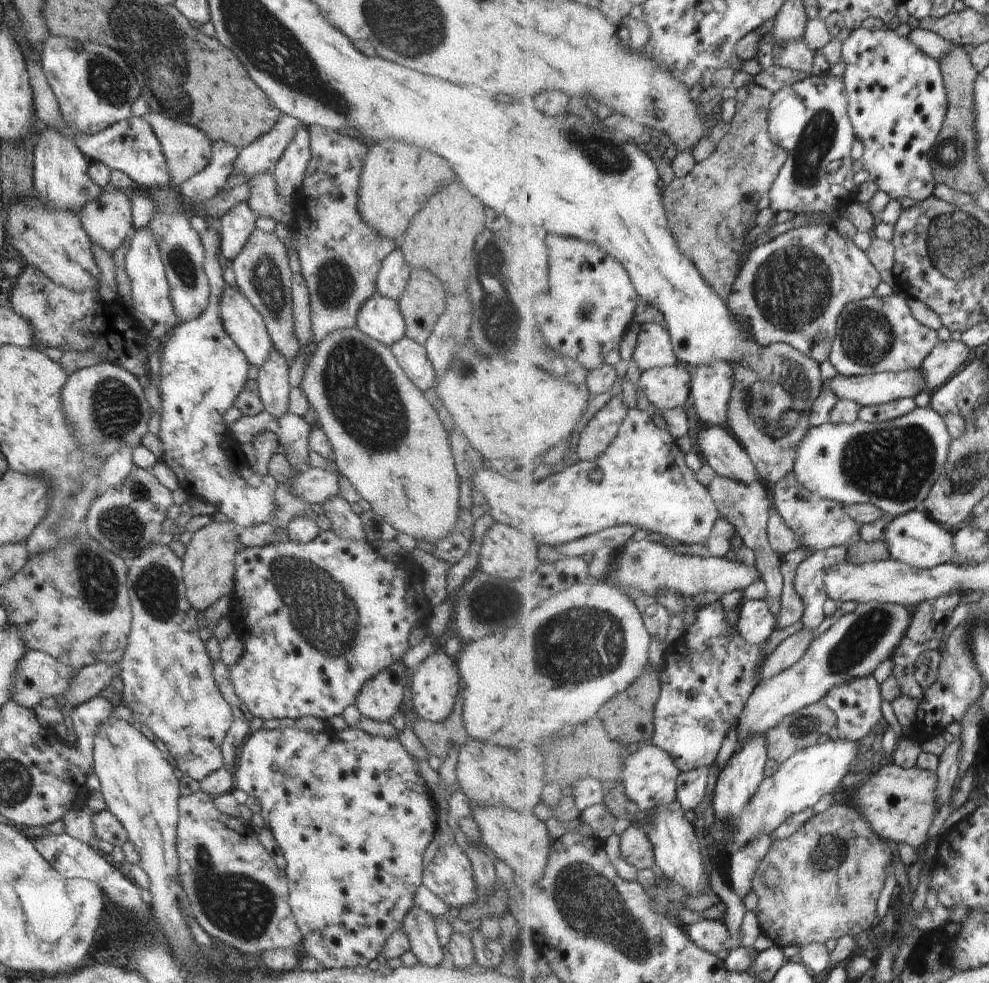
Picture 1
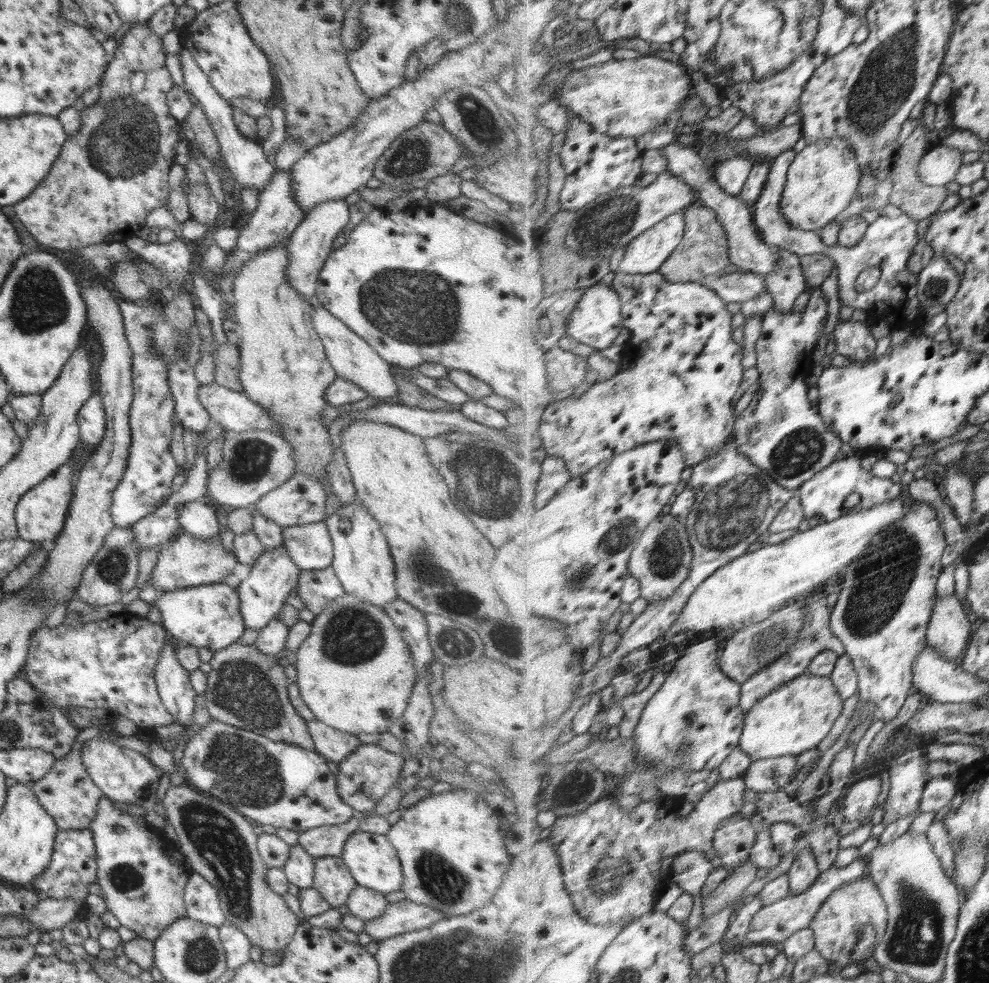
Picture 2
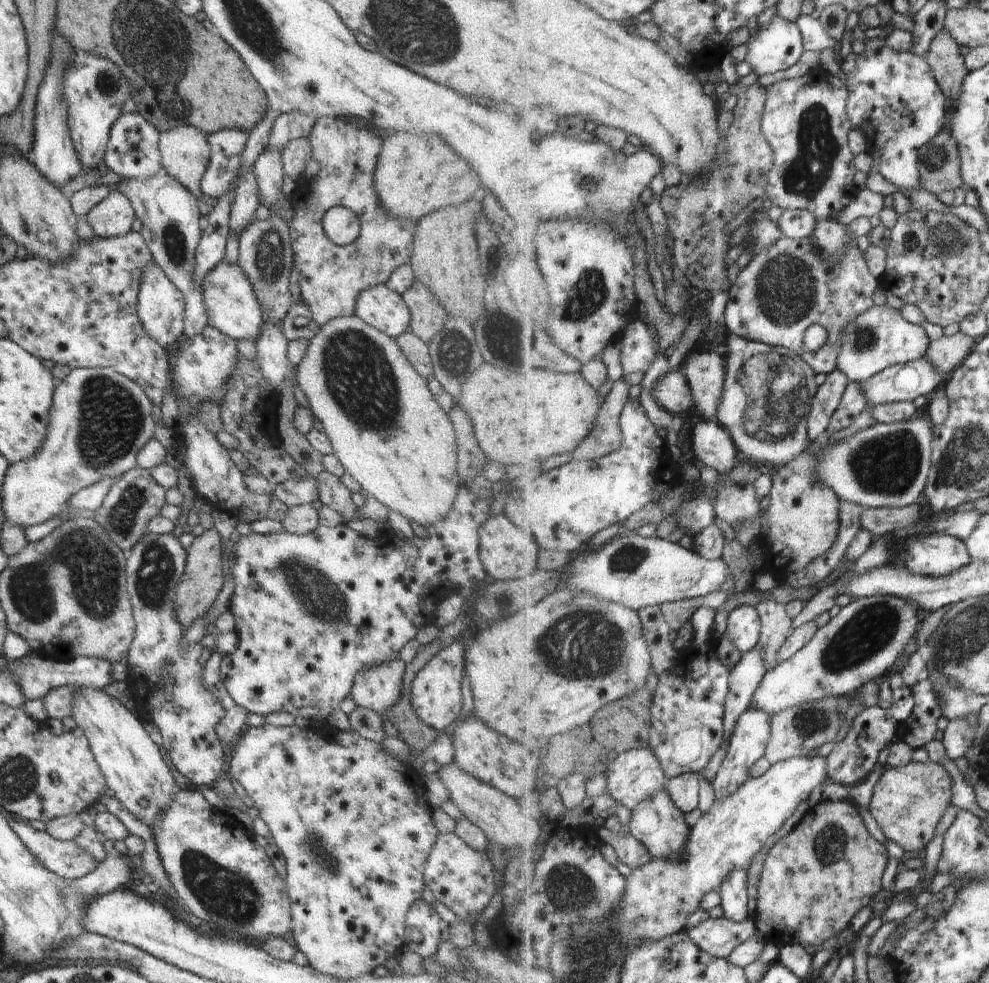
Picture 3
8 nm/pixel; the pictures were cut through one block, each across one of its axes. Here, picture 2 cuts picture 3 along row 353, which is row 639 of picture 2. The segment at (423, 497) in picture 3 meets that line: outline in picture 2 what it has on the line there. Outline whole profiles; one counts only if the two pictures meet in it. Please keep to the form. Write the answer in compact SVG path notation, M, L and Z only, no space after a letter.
M345 592L340 599L332 600L331 604L327 608L324 608L324 611L320 615L316 615L314 620L310 623L310 628L312 629L310 635L302 642L300 648L298 648L298 651L295 653L298 659L295 665L298 671L296 683L299 688L300 696L306 703L306 706L310 708L320 723L326 724L336 731L349 733L356 737L360 734L380 734L387 732L391 723L394 720L399 720L402 713L406 710L408 699L410 699L410 695L412 695L416 682L416 673L413 668L412 656L407 648L408 644L400 637L392 620L389 620L389 617L384 611L380 611L370 604L361 602L359 599L356 599L353 594Z

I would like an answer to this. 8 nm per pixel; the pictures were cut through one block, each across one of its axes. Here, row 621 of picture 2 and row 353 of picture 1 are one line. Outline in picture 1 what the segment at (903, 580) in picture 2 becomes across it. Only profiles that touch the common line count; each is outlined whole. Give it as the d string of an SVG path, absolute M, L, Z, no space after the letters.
M896 293L852 302L839 319L839 334L831 362L843 376L858 377L886 372L922 370L939 346L939 332L927 328L914 316L907 298Z

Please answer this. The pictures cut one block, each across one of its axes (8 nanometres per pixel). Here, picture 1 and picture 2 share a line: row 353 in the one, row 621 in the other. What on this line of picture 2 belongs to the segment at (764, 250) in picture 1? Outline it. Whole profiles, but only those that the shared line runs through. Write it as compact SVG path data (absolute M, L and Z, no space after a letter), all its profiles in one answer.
M826 592L818 593L817 596L812 596L804 604L807 607L807 611L805 612L803 628L799 631L796 645L787 654L778 658L773 664L764 668L759 674L752 676L752 679L742 685L742 707L744 707L746 714L750 713L756 707L756 704L760 703L760 700L771 695L772 691L776 691L776 689L786 685L786 683L807 674L811 668L811 663L822 652L828 650L838 652L840 657L847 654L846 645L831 628L832 616L835 610L830 608L828 594Z

